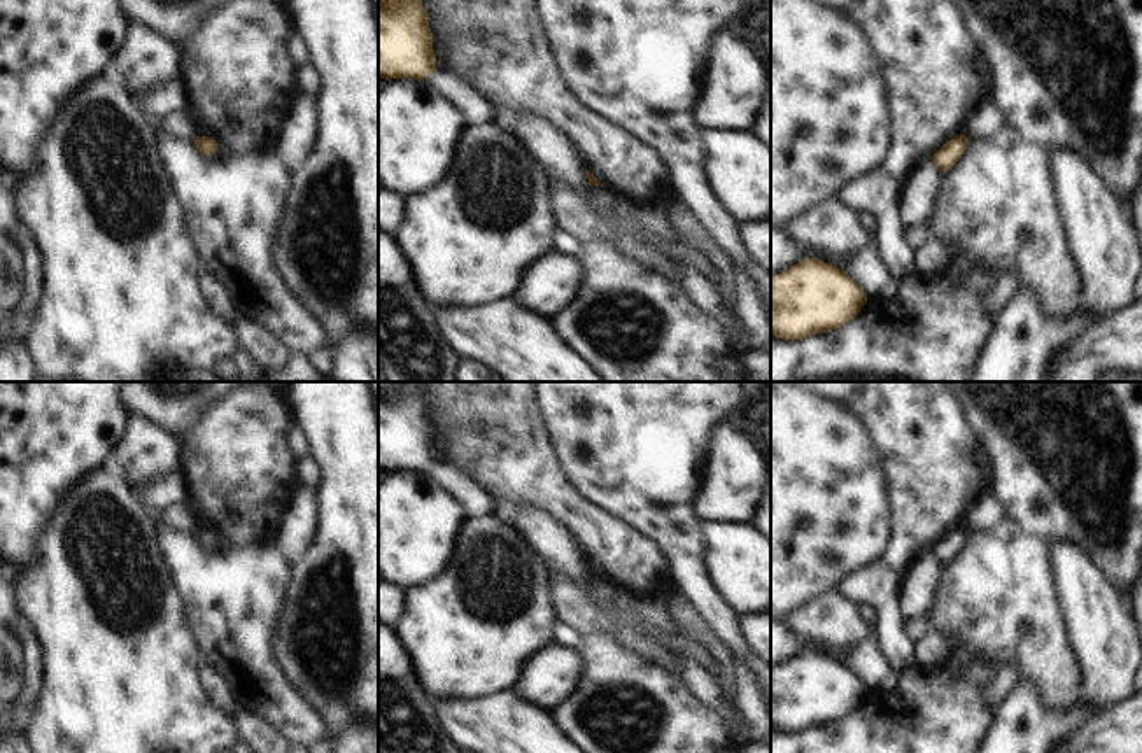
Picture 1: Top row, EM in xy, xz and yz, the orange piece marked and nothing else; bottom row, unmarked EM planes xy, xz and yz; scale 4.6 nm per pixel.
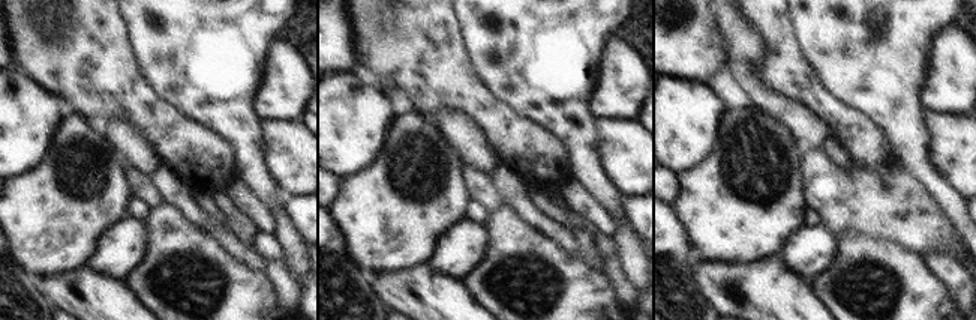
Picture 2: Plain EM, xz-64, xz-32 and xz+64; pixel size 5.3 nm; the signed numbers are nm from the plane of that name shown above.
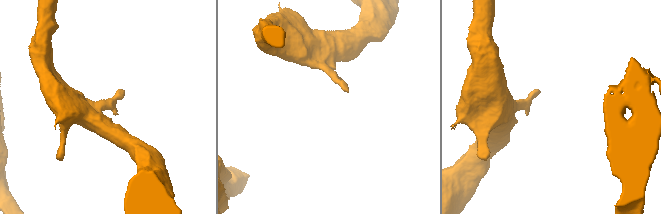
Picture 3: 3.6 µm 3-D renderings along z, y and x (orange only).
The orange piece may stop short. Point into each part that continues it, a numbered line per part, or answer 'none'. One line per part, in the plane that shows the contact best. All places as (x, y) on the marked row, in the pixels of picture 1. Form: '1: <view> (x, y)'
none

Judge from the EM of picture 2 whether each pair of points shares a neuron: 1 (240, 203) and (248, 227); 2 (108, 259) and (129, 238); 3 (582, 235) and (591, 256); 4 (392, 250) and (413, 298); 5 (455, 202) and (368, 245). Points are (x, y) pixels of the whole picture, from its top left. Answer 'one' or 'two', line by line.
1: two
2: one
3: one
4: two
5: one

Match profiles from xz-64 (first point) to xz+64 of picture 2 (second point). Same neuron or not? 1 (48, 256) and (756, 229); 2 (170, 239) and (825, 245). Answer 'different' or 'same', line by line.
1: same
2: different

